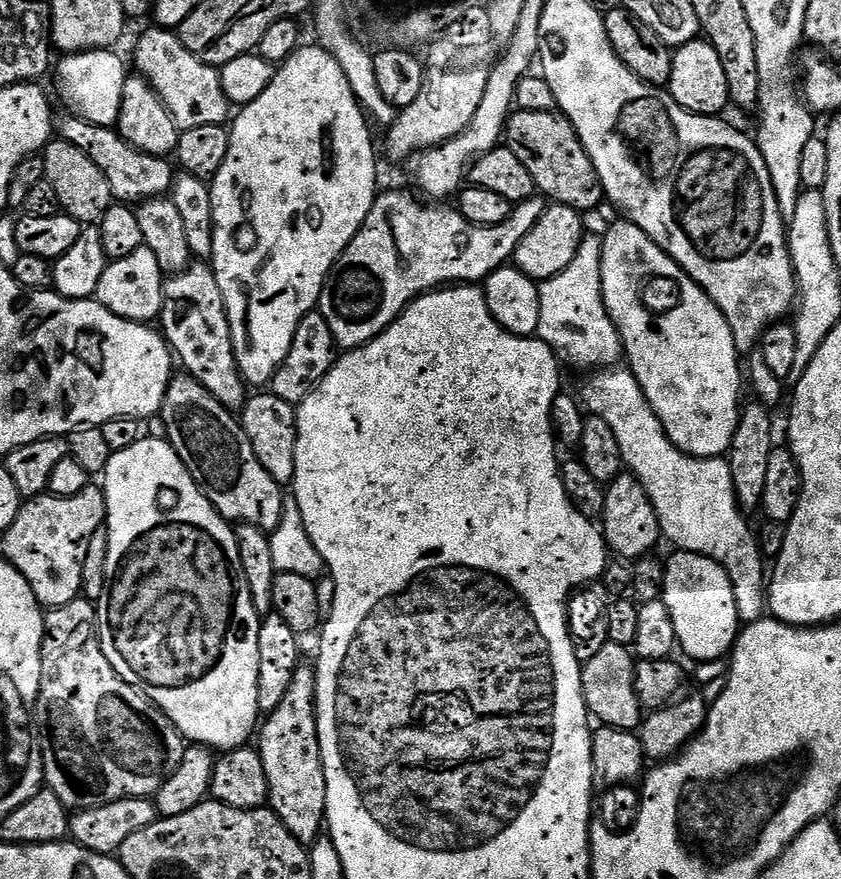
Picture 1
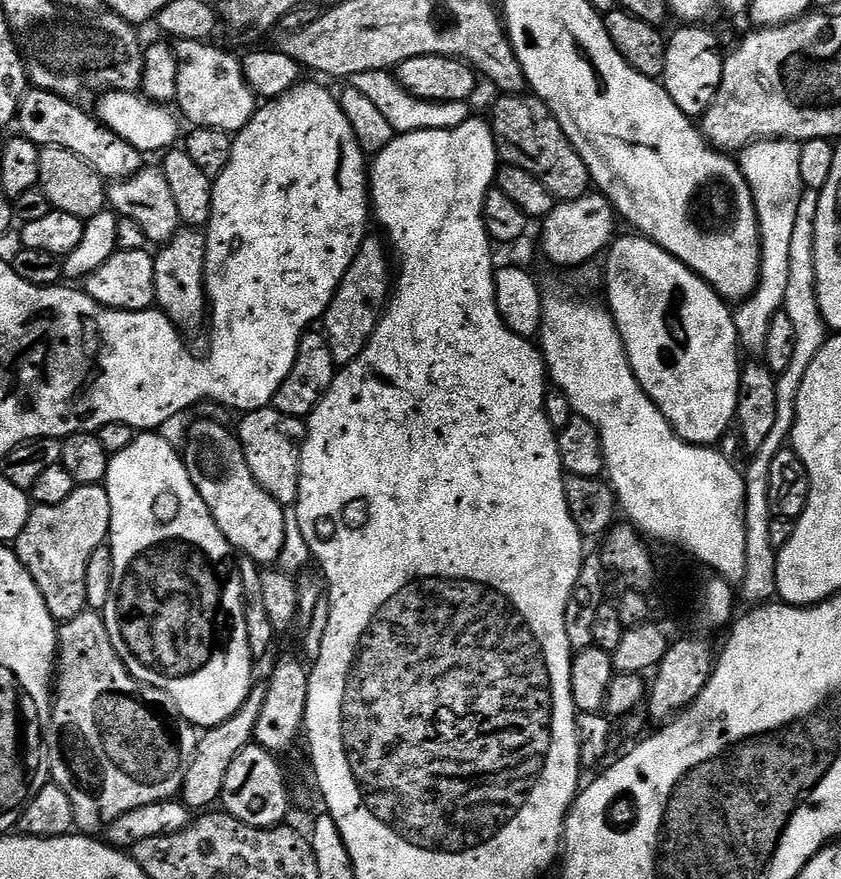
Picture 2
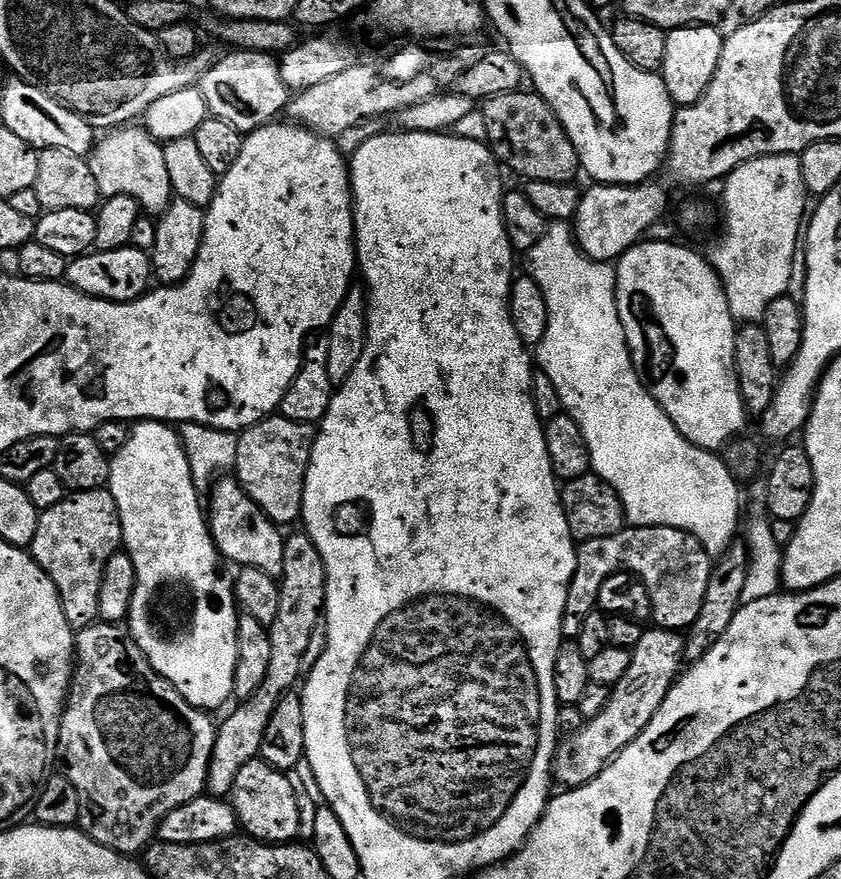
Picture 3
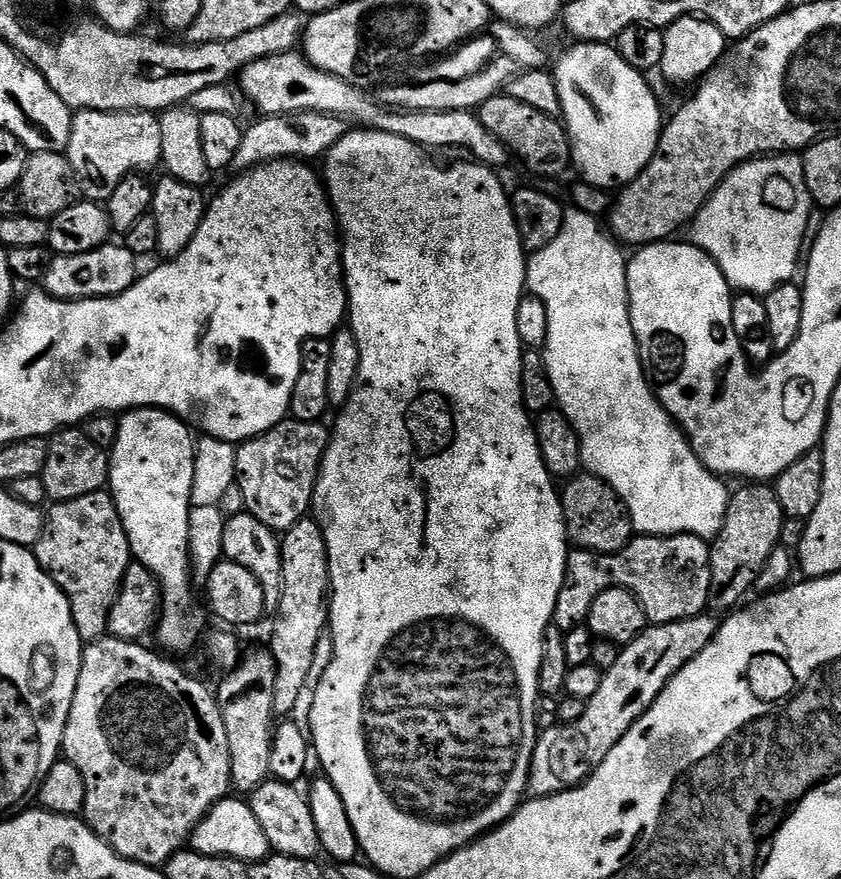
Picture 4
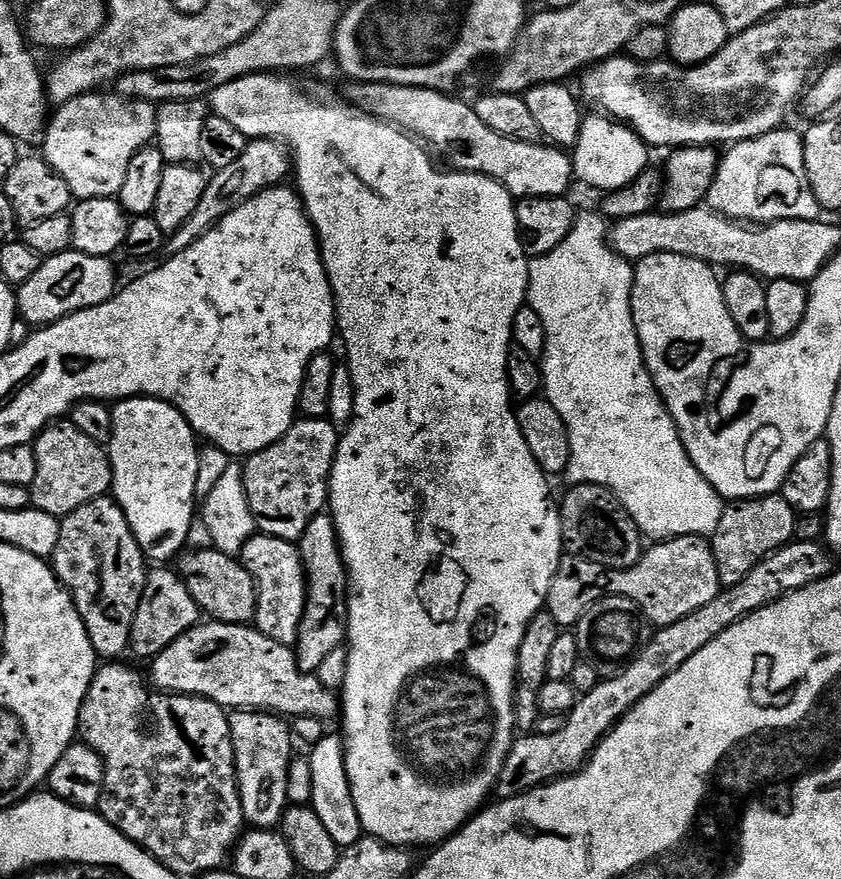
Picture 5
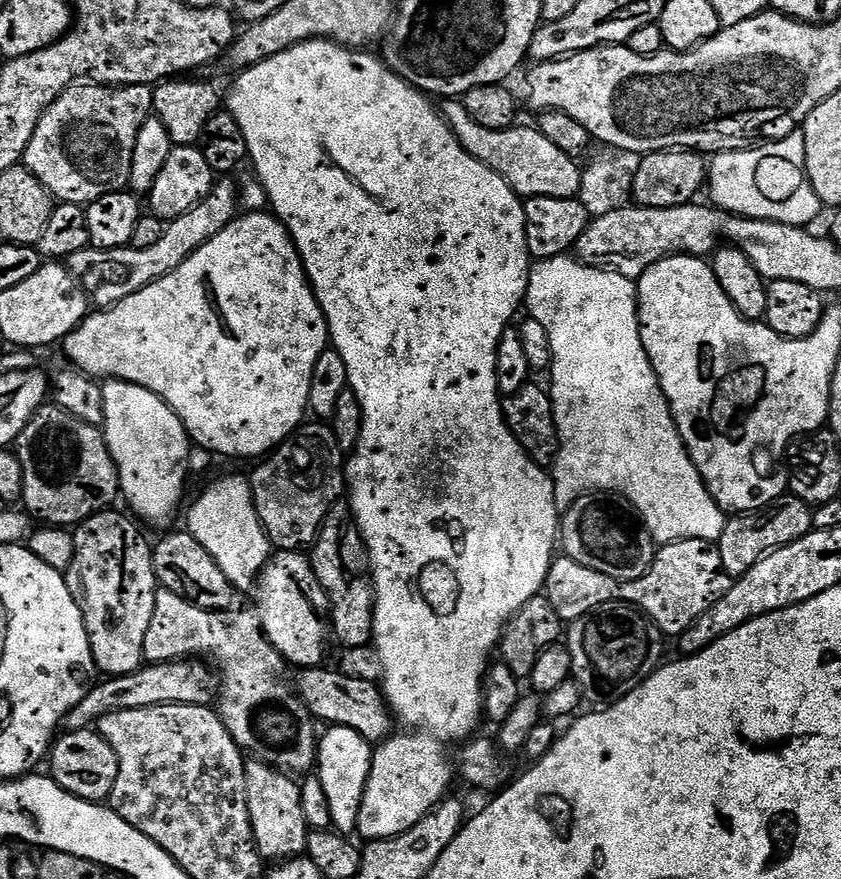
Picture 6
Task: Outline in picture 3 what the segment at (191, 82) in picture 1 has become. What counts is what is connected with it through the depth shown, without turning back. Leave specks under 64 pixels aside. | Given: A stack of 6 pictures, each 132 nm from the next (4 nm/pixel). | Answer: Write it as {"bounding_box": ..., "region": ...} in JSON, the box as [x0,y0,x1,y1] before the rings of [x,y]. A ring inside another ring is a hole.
{"bounding_box":[199,50,290,134],"region":[[[239,50],[229,51],[229,56],[224,56],[215,61],[199,82],[199,90],[204,95],[204,101],[211,115],[222,118],[222,122],[230,122],[241,134],[252,132],[261,128],[263,124],[273,123],[276,116],[285,111],[290,99],[290,93],[286,82],[282,82],[278,60],[275,55],[266,52],[242,52]]]}

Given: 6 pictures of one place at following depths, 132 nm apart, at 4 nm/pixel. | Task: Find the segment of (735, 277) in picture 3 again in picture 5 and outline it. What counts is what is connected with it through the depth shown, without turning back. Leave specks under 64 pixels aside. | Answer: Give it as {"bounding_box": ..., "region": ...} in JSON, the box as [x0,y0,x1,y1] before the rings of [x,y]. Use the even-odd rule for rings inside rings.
{"bounding_box":[707,126,821,226],"region":[[[784,126],[765,136],[731,145],[725,152],[728,153],[723,153],[720,167],[708,191],[707,207],[721,212],[730,220],[743,220],[761,226],[772,224],[775,220],[814,220],[821,215],[820,203],[818,198],[814,198],[814,190],[806,174],[804,138],[799,131],[791,132],[788,126]]]}

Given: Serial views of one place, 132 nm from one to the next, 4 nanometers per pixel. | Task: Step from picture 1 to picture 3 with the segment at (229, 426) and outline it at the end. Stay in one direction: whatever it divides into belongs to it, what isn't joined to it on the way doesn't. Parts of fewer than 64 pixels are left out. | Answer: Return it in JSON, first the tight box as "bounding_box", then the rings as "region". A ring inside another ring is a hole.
{"bounding_box":[206,478,286,577],"region":[[[220,478],[213,483],[210,497],[206,500],[206,519],[208,531],[216,549],[225,561],[233,560],[240,568],[257,568],[266,574],[279,577],[282,574],[282,550],[286,539],[285,533],[269,516],[252,501],[250,494],[240,487],[235,478]]]}

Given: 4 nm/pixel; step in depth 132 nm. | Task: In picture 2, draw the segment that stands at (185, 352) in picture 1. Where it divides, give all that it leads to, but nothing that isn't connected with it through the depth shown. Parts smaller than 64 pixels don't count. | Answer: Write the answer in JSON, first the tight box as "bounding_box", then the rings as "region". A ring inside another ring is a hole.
{"bounding_box":[153,227,210,330],"region":[[[181,227],[166,243],[159,245],[158,251],[153,255],[154,262],[154,294],[156,295],[155,307],[164,312],[172,320],[173,325],[181,330],[196,328],[200,323],[205,323],[206,313],[210,305],[204,290],[204,263],[208,249],[207,235],[199,228]]]}

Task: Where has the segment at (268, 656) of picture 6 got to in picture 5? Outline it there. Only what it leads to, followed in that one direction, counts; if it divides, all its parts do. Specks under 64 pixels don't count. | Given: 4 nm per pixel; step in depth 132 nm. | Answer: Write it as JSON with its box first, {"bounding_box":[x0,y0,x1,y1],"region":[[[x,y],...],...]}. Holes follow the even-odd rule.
{"bounding_box":[128,566,201,662],"region":[[[156,566],[146,578],[146,586],[142,590],[142,602],[138,602],[138,614],[134,614],[134,626],[130,630],[128,647],[131,655],[141,656],[144,662],[151,661],[170,642],[174,642],[183,632],[201,623],[200,607],[194,602],[190,590],[186,590],[184,579],[179,571],[172,572],[168,566]]]}

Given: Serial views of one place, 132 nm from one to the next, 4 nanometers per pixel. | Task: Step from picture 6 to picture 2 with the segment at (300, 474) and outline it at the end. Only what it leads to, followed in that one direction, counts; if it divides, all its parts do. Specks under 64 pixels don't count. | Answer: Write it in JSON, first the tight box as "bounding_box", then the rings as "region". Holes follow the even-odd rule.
{"bounding_box":[238,406,306,505],"region":[[[275,406],[259,408],[253,412],[243,413],[239,417],[238,435],[240,445],[246,454],[246,466],[250,466],[250,474],[282,505],[295,505],[300,485],[300,459],[304,449],[306,424],[299,416],[282,414]]]}

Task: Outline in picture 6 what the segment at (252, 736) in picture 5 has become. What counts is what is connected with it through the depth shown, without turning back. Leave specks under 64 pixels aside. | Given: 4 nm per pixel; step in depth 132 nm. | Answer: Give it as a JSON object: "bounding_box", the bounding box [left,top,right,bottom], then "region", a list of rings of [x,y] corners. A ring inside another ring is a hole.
{"bounding_box":[245,758,308,862],"region":[[[252,758],[245,763],[246,800],[250,806],[250,822],[254,830],[260,857],[266,862],[292,860],[308,851],[306,814],[300,805],[300,784],[289,773],[271,768],[268,764]]]}

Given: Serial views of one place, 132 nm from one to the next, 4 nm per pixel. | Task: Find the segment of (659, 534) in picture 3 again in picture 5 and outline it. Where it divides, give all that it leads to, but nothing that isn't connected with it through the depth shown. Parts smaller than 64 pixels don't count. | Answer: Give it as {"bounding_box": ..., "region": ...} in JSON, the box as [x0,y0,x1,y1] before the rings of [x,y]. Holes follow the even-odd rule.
{"bounding_box":[546,536,722,630],"region":[[[674,536],[661,539],[659,542],[645,550],[640,556],[640,561],[629,568],[607,568],[598,562],[590,562],[586,558],[578,558],[567,554],[561,555],[560,565],[554,574],[554,582],[550,582],[550,594],[546,610],[554,614],[554,622],[558,622],[561,630],[575,629],[576,624],[586,614],[590,606],[594,606],[602,598],[607,596],[621,596],[630,598],[644,612],[644,619],[649,625],[657,629],[670,626],[686,614],[694,614],[694,610],[702,610],[702,606],[707,606],[709,602],[714,602],[718,594],[722,591],[718,566],[714,562],[712,545],[702,536]]]}

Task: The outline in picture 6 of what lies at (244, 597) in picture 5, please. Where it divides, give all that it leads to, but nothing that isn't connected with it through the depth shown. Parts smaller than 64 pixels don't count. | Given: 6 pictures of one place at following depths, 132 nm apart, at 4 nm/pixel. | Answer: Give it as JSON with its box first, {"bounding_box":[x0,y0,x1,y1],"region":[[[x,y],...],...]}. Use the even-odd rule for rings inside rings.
{"bounding_box":[152,530,237,612],"region":[[[187,530],[172,532],[160,541],[155,541],[152,565],[160,588],[178,594],[178,598],[186,598],[186,602],[194,606],[205,608],[208,612],[226,612],[237,607],[236,587],[230,578],[226,578],[226,574],[222,574],[222,566],[218,566],[218,562],[206,554],[202,542],[198,542]]]}

